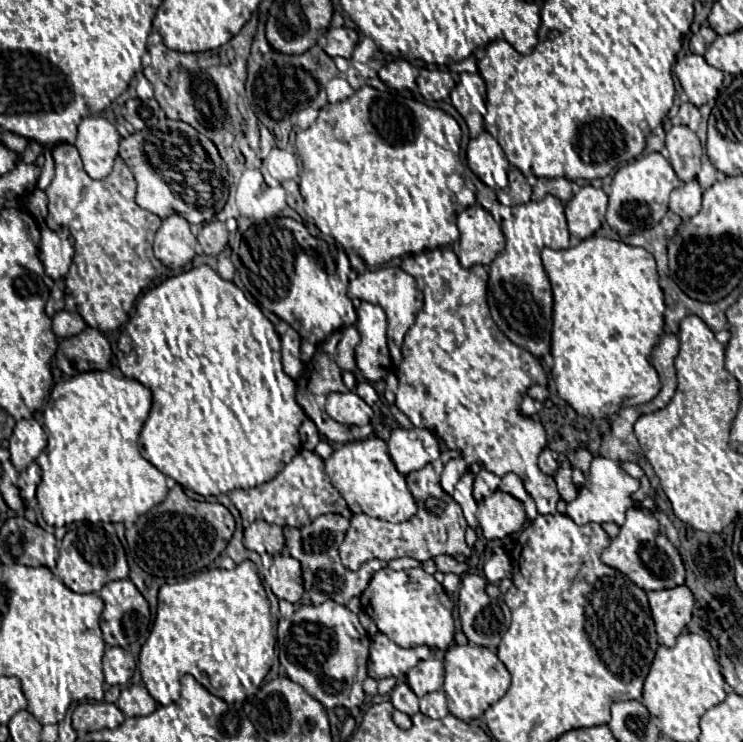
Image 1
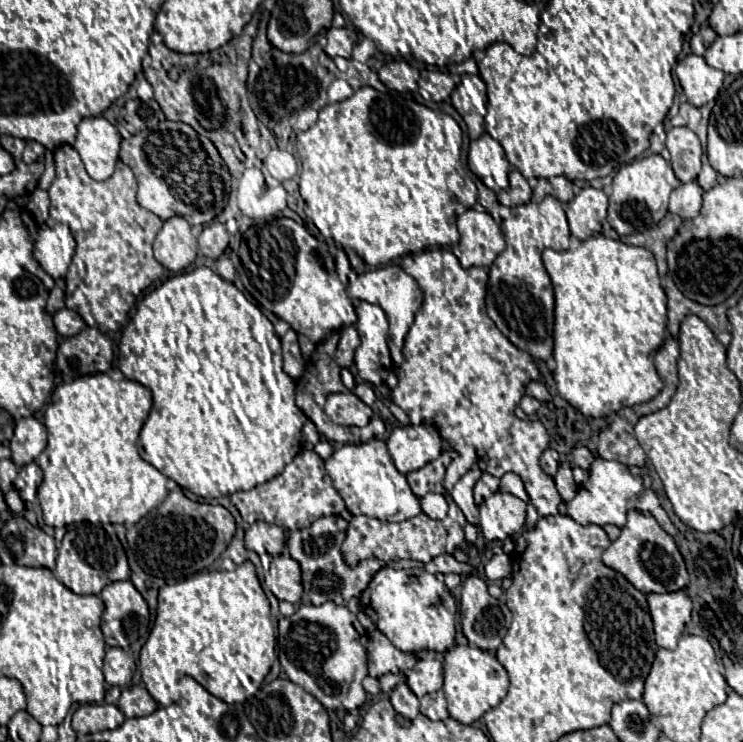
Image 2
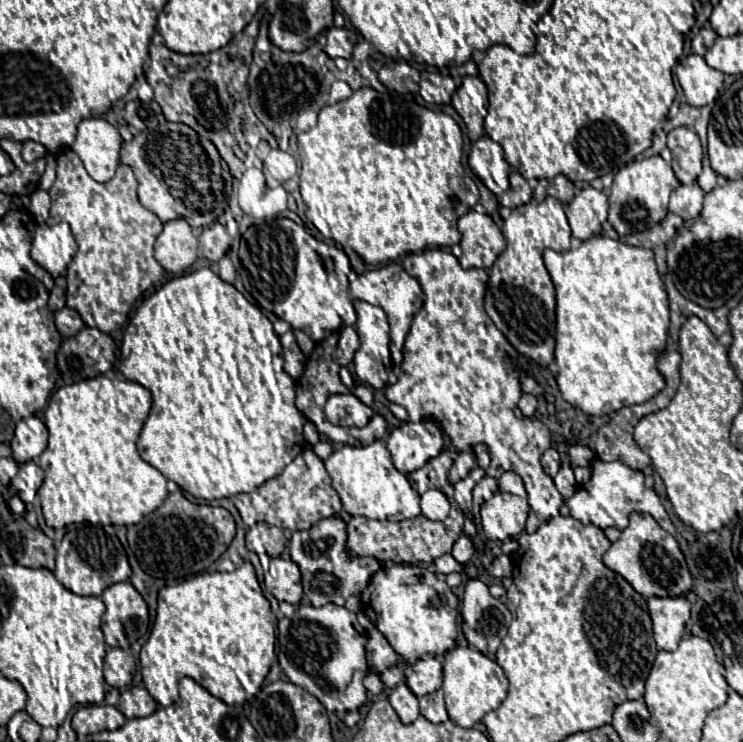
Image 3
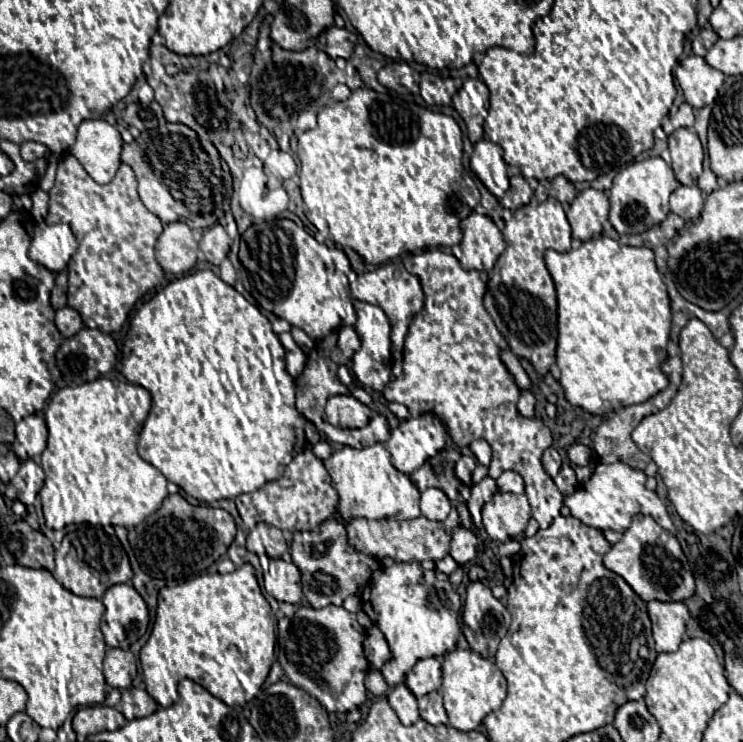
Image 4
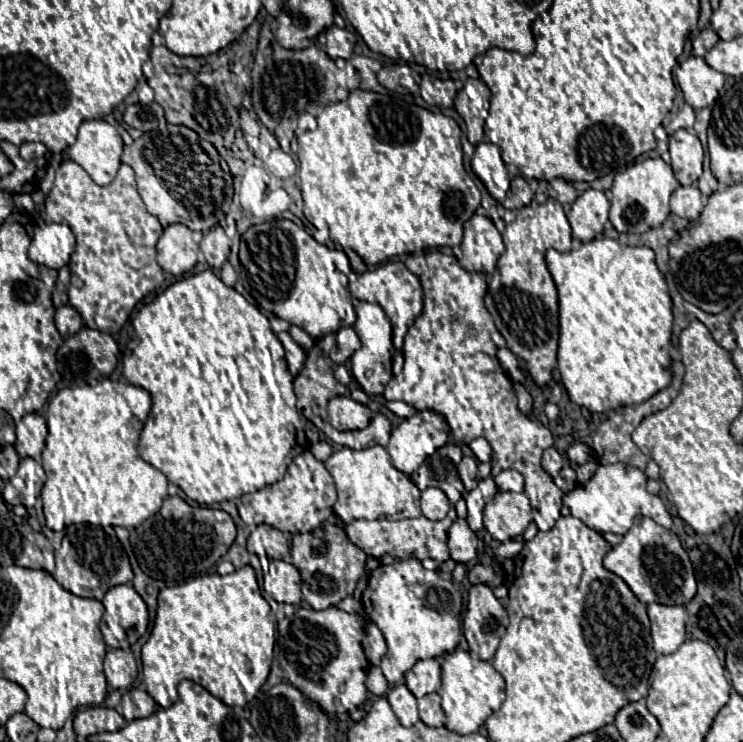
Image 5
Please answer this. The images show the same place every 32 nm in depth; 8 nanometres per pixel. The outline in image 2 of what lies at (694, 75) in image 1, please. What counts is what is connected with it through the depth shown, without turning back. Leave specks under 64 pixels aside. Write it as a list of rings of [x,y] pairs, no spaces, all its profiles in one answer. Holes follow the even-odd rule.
[[[688,54],[686,58],[678,60],[674,72],[688,102],[694,106],[704,106],[712,102],[718,96],[724,80],[724,72],[708,66],[706,60],[696,54]]]

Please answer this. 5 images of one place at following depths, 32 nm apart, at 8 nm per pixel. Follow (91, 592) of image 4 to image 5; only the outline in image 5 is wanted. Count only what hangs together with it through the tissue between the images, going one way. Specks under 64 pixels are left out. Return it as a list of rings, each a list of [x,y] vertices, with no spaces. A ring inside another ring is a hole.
[[[72,524],[66,528],[62,546],[56,550],[54,578],[58,584],[62,584],[68,592],[76,596],[102,600],[102,596],[112,586],[132,582],[134,574],[128,556],[114,534],[114,528],[100,528],[100,524]]]

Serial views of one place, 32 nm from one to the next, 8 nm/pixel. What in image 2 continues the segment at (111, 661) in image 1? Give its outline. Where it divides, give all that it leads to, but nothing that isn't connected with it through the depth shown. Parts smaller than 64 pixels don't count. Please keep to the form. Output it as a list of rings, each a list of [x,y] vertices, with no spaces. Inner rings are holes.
[[[106,648],[104,656],[104,678],[112,686],[126,686],[132,680],[132,674],[136,670],[134,656],[130,652],[124,652],[122,648]]]

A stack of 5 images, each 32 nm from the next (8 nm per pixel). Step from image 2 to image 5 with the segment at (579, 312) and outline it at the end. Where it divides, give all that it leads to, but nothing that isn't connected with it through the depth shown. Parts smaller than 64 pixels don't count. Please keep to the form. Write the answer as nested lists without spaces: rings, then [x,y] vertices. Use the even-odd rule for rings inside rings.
[[[598,236],[590,242],[584,242],[578,250],[570,250],[570,252],[556,252],[556,250],[548,250],[546,252],[546,264],[548,270],[556,282],[558,288],[558,304],[560,304],[560,340],[558,340],[558,370],[560,370],[560,382],[568,392],[570,402],[588,408],[590,412],[608,412],[620,406],[630,406],[630,404],[640,404],[648,398],[652,398],[656,392],[664,390],[670,380],[672,380],[672,372],[668,370],[670,366],[670,334],[672,334],[672,300],[670,300],[670,292],[668,286],[664,282],[664,276],[660,274],[660,270],[656,268],[654,262],[654,252],[646,246],[626,246],[620,244],[618,240],[606,238],[606,236]]]

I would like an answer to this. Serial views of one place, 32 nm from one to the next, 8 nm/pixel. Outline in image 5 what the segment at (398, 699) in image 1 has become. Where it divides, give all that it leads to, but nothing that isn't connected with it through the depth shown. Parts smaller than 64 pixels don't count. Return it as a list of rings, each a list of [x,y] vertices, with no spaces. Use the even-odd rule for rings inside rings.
[[[398,684],[398,686],[390,688],[386,698],[388,698],[388,702],[390,702],[390,706],[392,706],[392,710],[398,716],[402,726],[412,726],[420,720],[418,708],[416,708],[416,698],[404,684]]]

